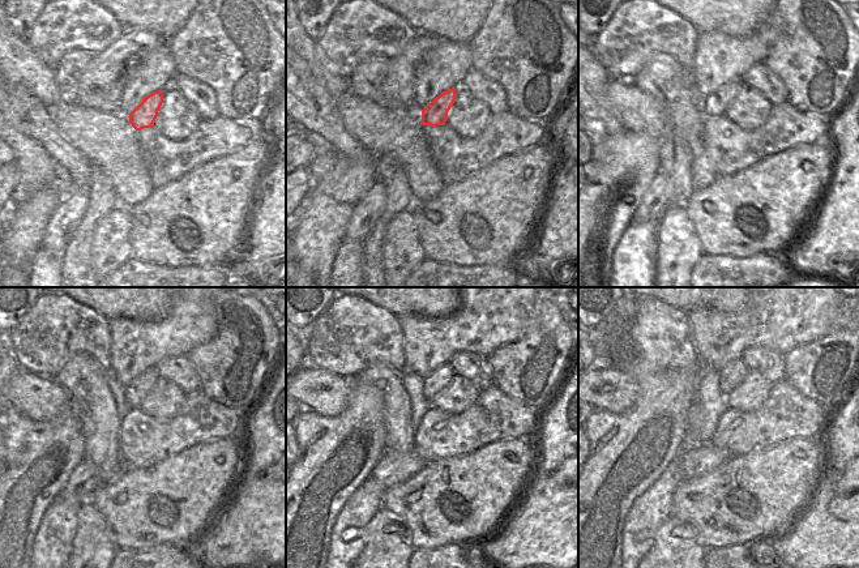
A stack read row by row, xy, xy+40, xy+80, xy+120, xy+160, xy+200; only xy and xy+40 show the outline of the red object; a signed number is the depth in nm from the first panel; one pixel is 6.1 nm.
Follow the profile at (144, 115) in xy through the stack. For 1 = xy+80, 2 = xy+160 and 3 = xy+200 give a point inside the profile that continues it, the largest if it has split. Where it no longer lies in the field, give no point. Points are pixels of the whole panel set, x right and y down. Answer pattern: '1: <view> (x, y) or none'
1: xy+80 (716, 103)
2: xy+160 (440, 378)
3: xy+200 (735, 371)

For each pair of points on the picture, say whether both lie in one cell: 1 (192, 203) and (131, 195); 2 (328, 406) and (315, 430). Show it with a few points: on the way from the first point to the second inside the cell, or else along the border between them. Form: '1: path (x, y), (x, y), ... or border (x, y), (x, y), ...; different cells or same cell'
1: border (156, 188), (140, 203), (124, 206); different cells
2: border (349, 400), (333, 417), (321, 417), (302, 409); different cells

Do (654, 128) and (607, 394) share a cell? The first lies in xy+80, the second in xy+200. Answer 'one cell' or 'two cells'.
one cell

